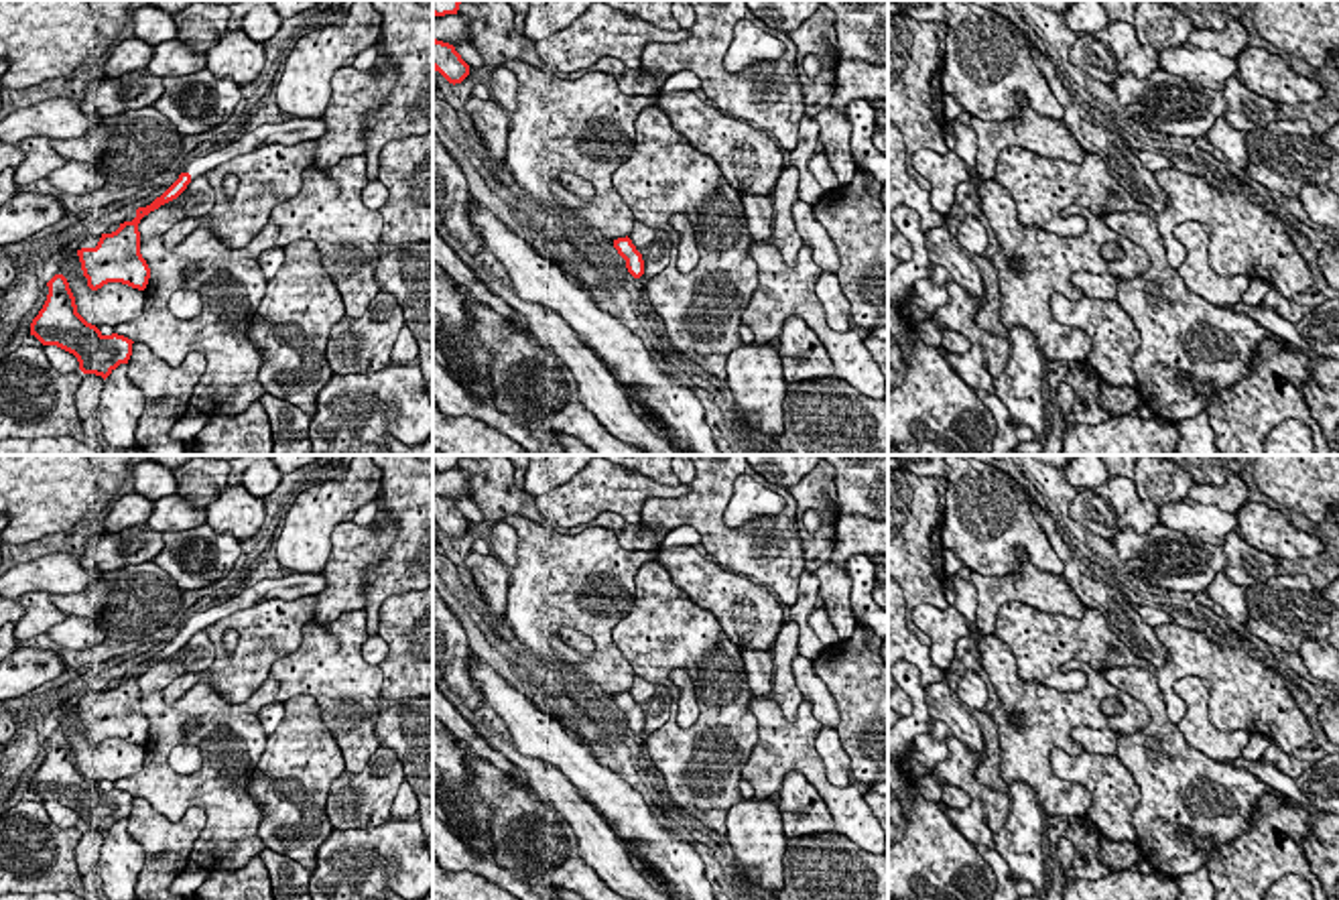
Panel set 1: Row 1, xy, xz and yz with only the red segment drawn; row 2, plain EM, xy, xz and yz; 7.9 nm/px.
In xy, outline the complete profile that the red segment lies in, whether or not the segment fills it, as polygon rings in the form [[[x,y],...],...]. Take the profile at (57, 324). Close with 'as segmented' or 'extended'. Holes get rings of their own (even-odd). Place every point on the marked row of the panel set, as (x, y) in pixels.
[[[55,274],[49,282],[49,295],[30,323],[30,335],[43,345],[57,345],[73,353],[83,374],[95,374],[104,380],[132,356],[132,339],[112,333],[104,335],[95,325],[87,323],[75,305],[75,297],[63,274]]] | as segmented

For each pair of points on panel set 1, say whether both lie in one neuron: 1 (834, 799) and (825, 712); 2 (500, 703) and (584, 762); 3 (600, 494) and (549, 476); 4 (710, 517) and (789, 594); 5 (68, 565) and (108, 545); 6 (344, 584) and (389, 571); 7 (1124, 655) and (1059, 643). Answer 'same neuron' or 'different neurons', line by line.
1: different neurons
2: same neuron
3: different neurons
4: same neuron
5: different neurons
6: different neurons
7: same neuron

